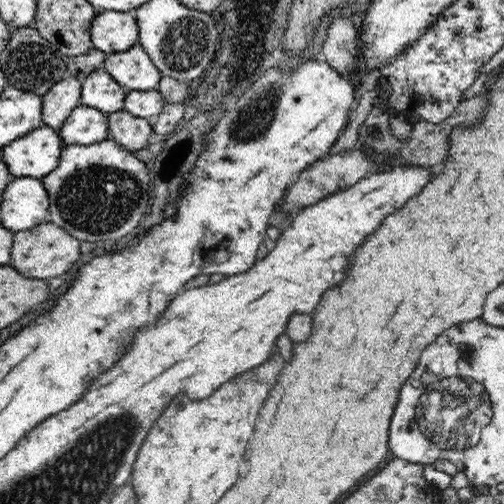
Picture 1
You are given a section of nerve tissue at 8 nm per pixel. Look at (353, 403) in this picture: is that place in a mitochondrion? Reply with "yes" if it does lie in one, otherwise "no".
no

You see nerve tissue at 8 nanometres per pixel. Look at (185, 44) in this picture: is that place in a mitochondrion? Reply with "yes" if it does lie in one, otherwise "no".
yes

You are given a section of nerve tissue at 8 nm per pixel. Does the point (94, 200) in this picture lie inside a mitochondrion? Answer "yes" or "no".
yes

